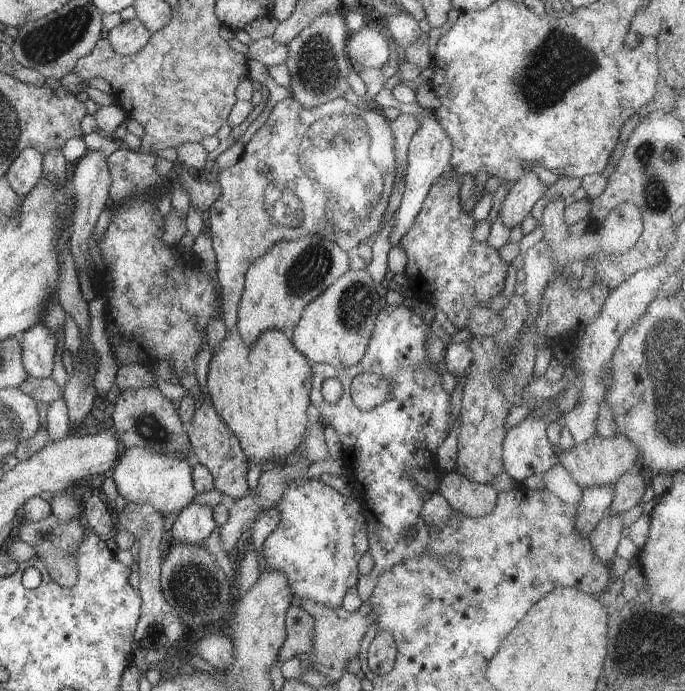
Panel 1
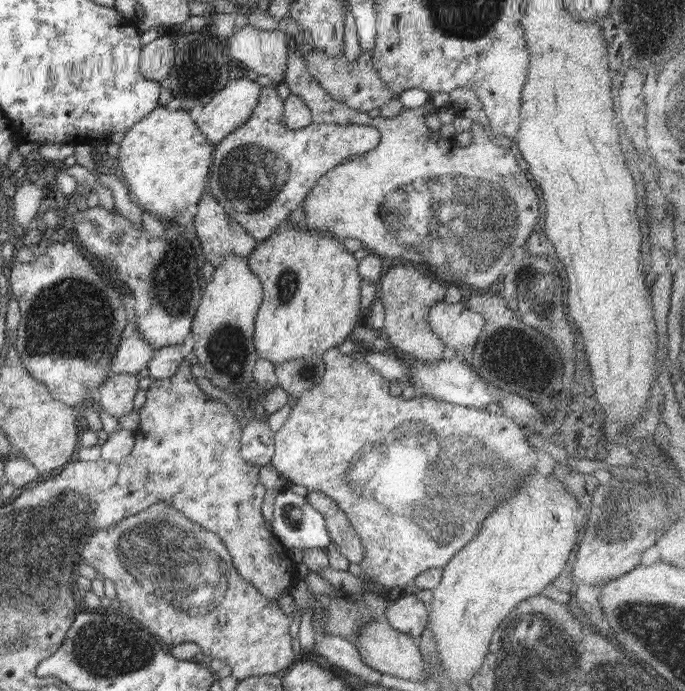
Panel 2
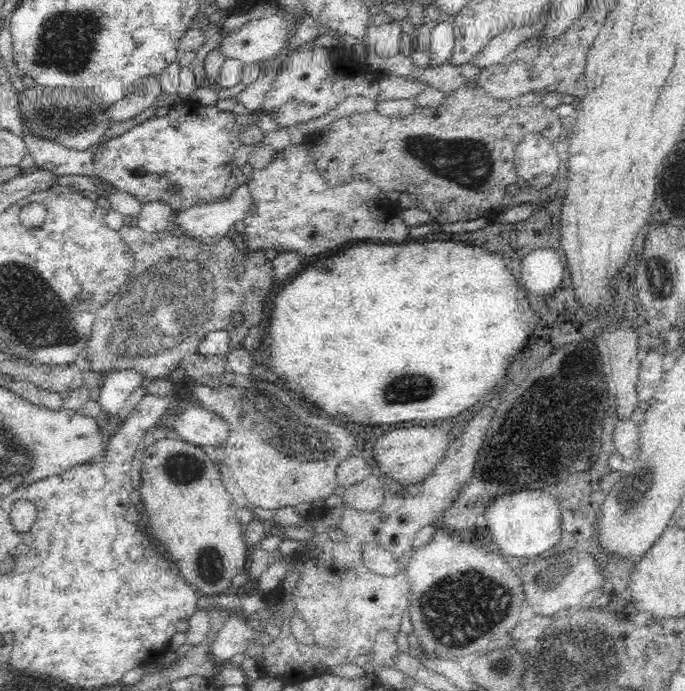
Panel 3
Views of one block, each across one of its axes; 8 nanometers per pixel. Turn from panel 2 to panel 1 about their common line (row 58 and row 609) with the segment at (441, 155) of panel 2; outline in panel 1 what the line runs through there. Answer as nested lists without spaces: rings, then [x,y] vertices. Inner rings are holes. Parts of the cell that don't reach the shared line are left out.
[[[290,606],[286,617],[286,642],[280,650],[280,660],[286,661],[300,654],[307,656],[312,652],[312,636],[314,633],[314,619],[304,606]]]

